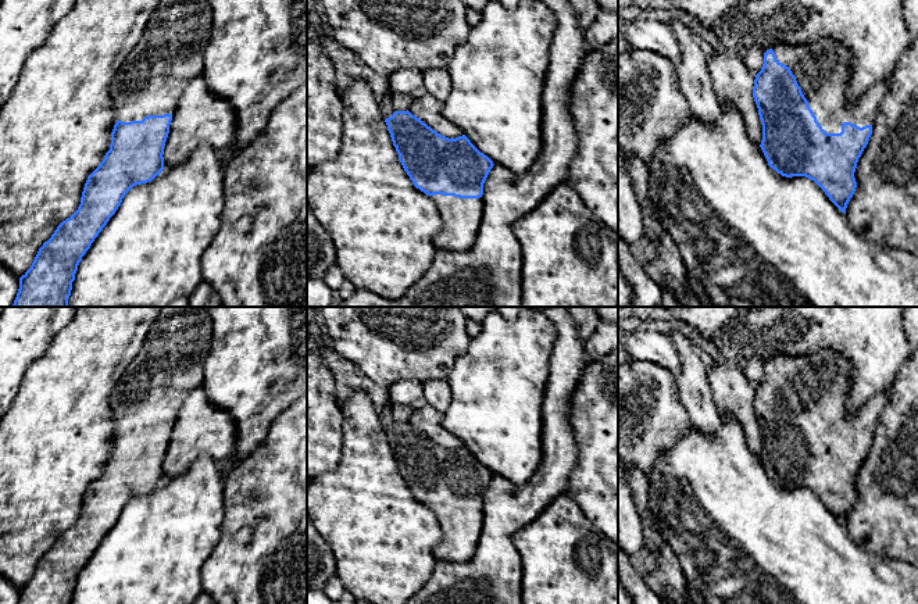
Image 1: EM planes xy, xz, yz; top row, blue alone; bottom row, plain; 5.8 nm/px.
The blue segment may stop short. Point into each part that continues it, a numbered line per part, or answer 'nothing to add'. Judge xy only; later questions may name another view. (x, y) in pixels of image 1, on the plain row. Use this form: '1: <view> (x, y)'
1: xy (170, 365)

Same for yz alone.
1: yz (822, 381)

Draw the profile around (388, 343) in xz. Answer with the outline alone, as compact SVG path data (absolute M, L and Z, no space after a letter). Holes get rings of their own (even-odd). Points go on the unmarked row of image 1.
M315 307L315 322L322 330L322 346L337 353L343 358L356 364L371 382L392 387L399 380L419 380L422 383L433 379L447 379L456 360L464 354L472 340L467 333L467 318L458 307Z

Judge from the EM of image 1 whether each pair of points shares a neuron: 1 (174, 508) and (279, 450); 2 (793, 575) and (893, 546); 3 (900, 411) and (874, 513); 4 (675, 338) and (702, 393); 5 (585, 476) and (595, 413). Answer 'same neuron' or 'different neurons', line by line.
1: different neurons
2: different neurons
3: same neuron
4: same neuron
5: same neuron

